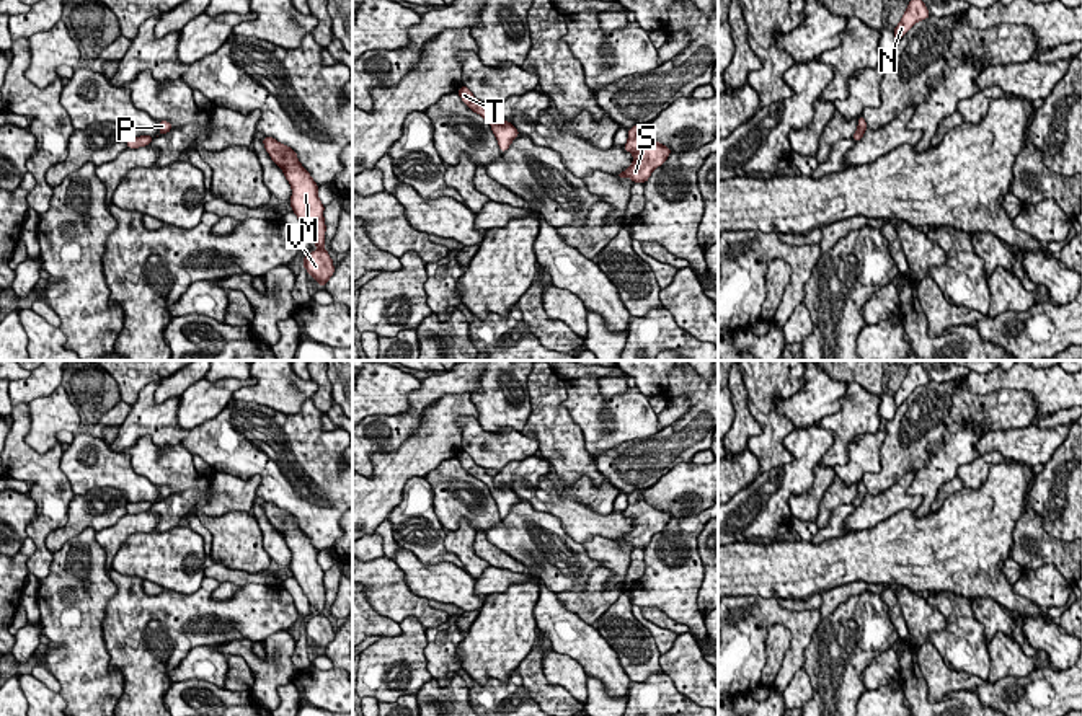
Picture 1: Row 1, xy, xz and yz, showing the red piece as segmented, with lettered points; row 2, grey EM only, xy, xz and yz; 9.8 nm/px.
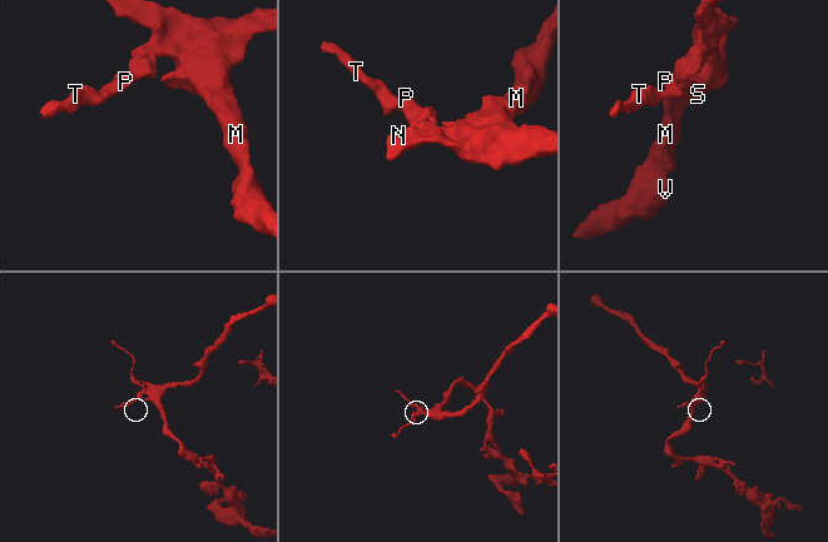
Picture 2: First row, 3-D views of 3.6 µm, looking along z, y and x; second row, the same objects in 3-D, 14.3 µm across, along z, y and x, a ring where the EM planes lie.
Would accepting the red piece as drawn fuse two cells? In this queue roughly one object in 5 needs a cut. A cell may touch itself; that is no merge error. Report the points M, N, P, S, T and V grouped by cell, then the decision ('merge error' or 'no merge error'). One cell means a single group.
groups M N P S T V; no merge error

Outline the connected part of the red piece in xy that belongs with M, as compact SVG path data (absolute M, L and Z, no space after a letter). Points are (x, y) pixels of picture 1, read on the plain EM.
M263 502L263 509L271 525L284 537L286 545L292 553L290 572L294 579L302 587L310 605L318 612L317 617L304 621L302 631L320 652L325 652L328 644L335 639L335 631L328 617L323 613L326 590L323 584L325 571L317 559L318 550L300 530L295 515L273 502Z

